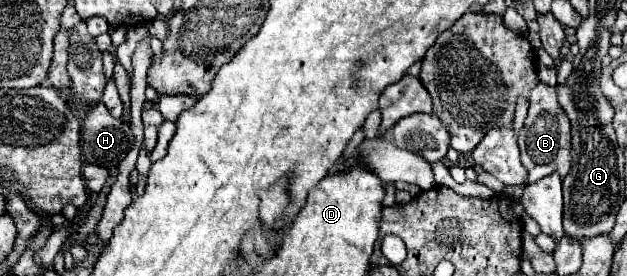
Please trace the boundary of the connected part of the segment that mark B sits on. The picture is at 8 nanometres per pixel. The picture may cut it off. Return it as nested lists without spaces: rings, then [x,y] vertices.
[[[538,83],[530,91],[528,117],[524,121],[524,127],[518,133],[522,163],[530,171],[528,183],[538,181],[538,179],[550,175],[552,171],[558,171],[562,177],[568,175],[570,161],[572,161],[570,139],[572,139],[572,135],[570,135],[570,119],[568,119],[566,111],[562,109],[562,105],[558,103],[558,91],[556,91],[556,87]]]

